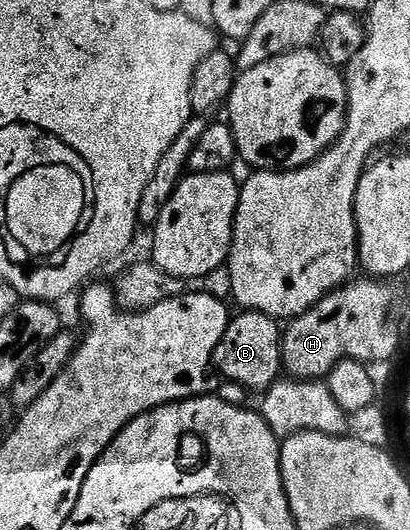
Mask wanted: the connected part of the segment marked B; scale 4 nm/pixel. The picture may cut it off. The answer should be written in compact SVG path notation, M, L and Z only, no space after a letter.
M240 311L229 320L226 331L216 348L214 358L215 368L220 368L220 373L228 381L241 385L244 389L260 389L267 391L275 385L282 373L282 362L280 360L280 339L282 336L282 325L279 320L265 313L254 313L251 311Z

